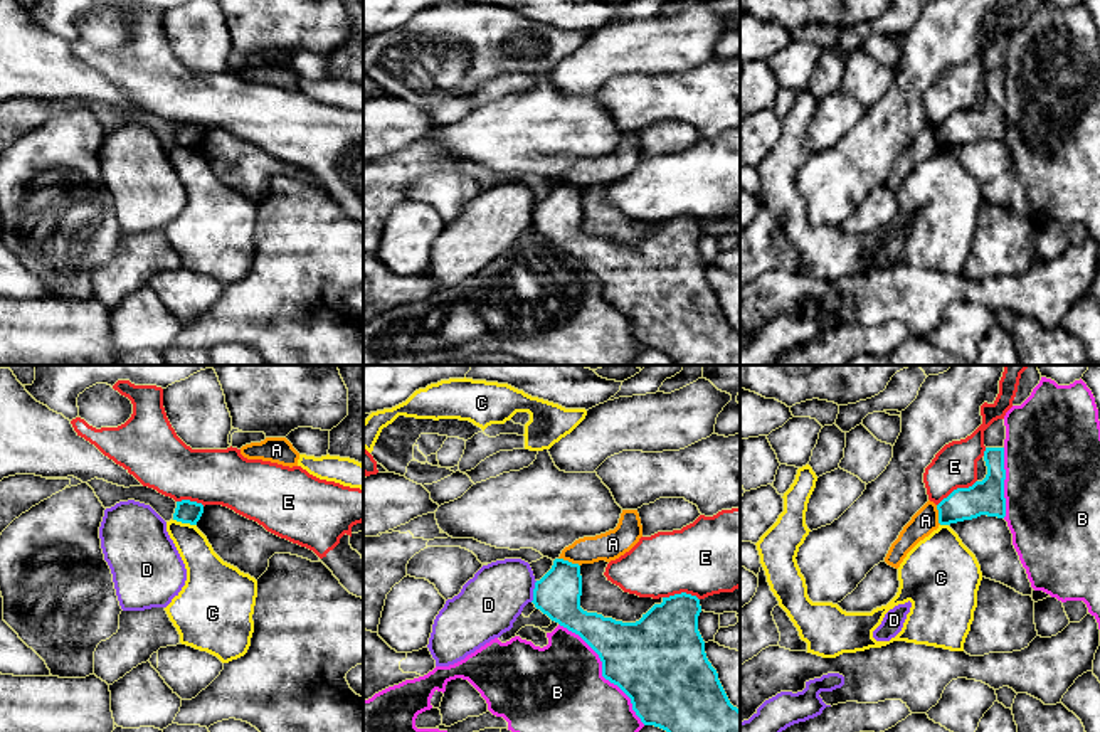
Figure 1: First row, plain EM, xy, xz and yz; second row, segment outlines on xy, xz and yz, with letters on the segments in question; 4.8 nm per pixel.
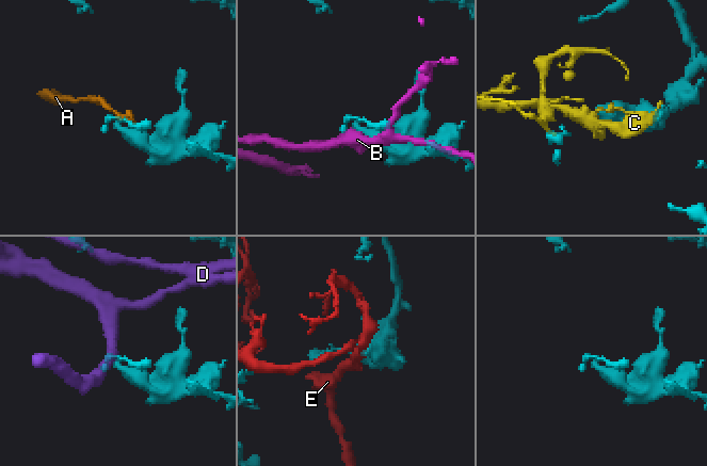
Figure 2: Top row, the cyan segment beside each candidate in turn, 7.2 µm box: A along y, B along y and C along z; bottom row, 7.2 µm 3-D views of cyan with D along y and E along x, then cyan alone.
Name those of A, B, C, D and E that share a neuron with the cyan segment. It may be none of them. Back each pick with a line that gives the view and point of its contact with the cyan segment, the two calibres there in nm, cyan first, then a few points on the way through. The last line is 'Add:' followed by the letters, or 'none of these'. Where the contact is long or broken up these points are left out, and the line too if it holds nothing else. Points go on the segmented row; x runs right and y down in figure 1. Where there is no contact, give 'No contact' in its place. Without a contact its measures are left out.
Add: none of these

